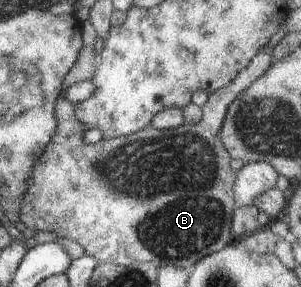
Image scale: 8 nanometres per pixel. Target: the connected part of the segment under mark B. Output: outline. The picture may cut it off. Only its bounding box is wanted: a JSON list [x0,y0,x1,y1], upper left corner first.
[20,19,274,270]

